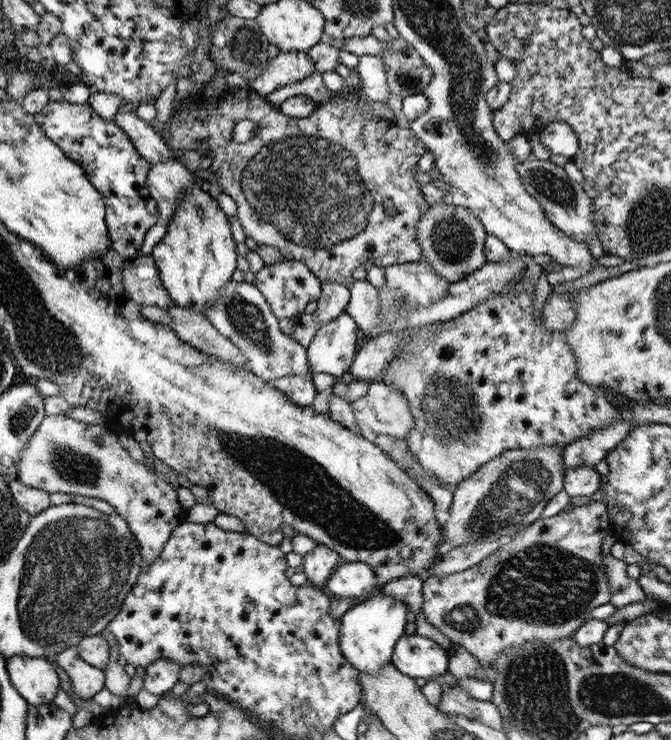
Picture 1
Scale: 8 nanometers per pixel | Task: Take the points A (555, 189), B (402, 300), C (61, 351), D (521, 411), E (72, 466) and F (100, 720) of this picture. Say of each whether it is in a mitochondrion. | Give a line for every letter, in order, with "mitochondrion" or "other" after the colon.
A: mitochondrion
B: mitochondrion
C: mitochondrion
D: other
E: mitochondrion
F: other

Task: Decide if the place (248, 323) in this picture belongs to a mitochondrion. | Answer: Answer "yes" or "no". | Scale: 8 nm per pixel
yes

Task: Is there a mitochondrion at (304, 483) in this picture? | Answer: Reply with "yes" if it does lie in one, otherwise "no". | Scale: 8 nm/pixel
yes

